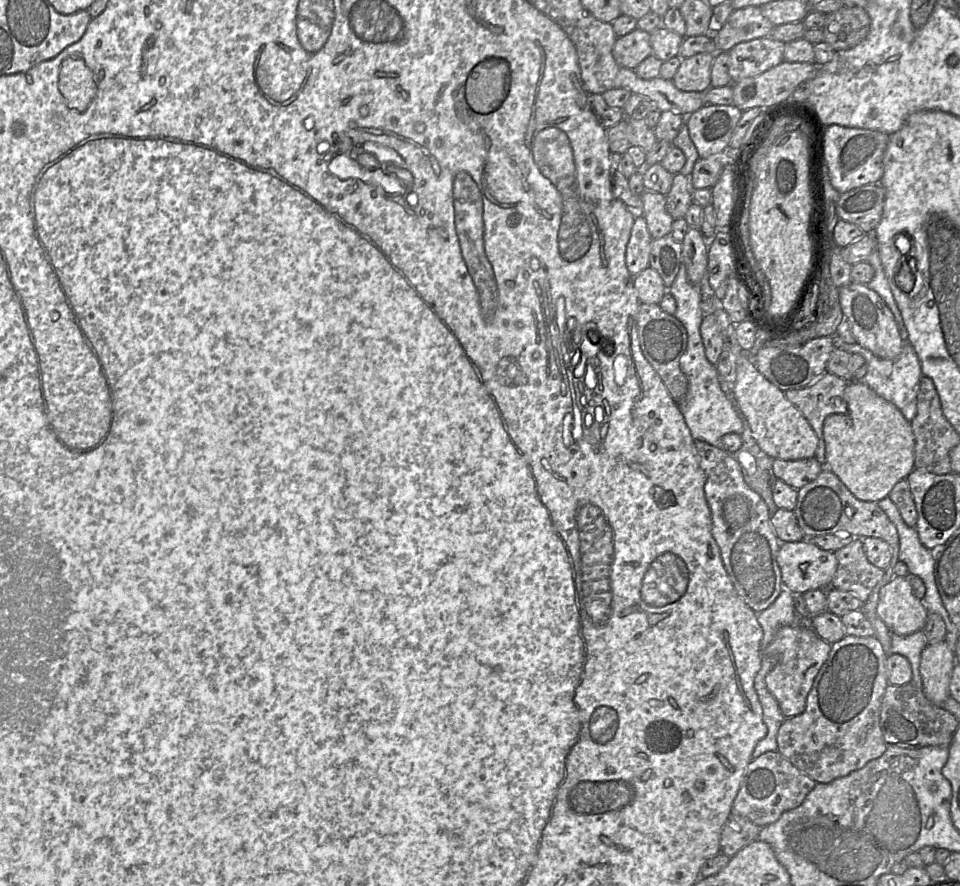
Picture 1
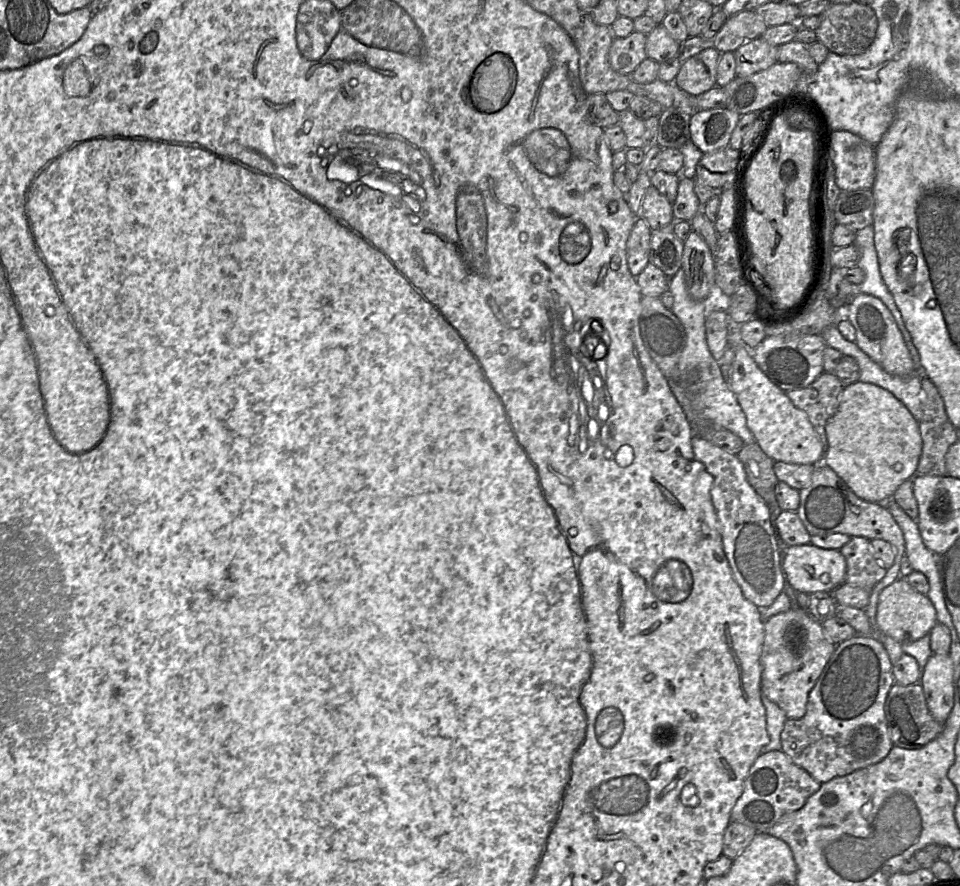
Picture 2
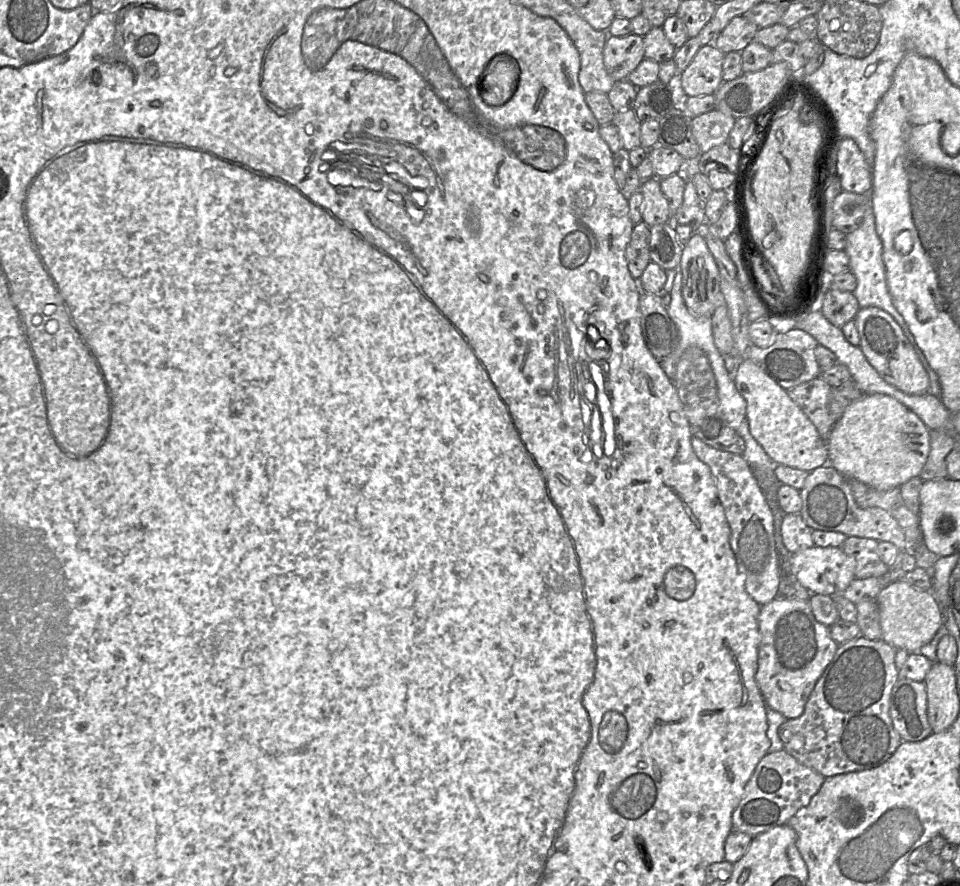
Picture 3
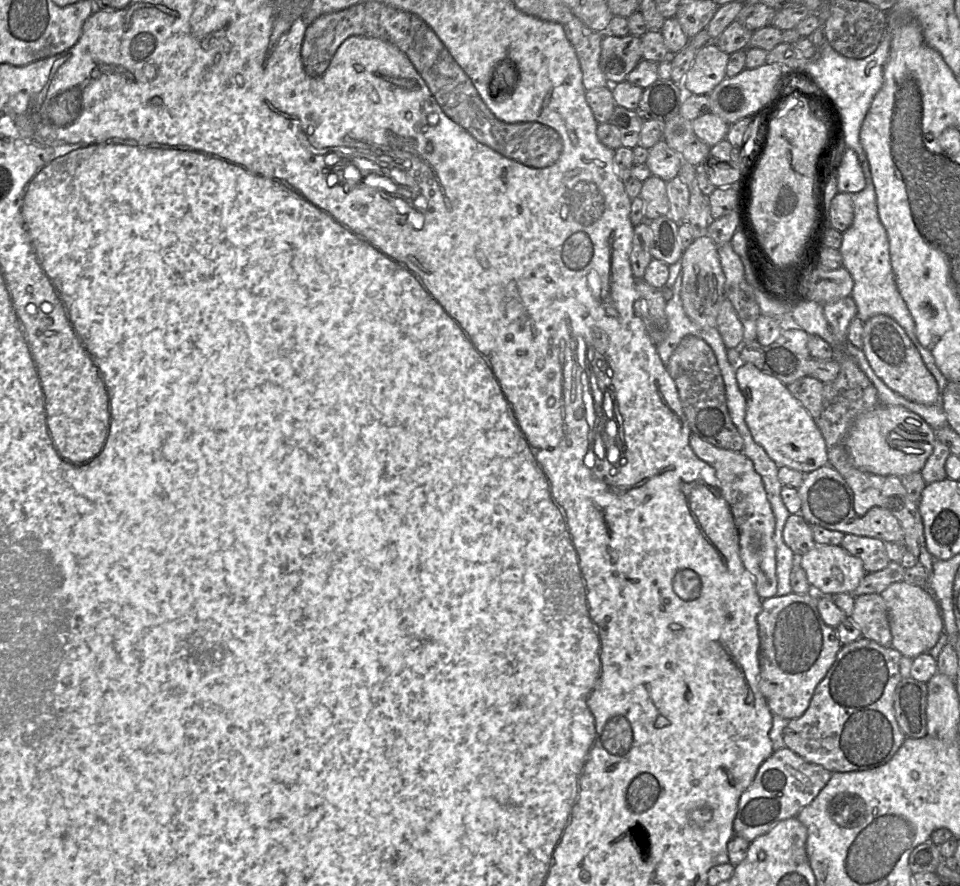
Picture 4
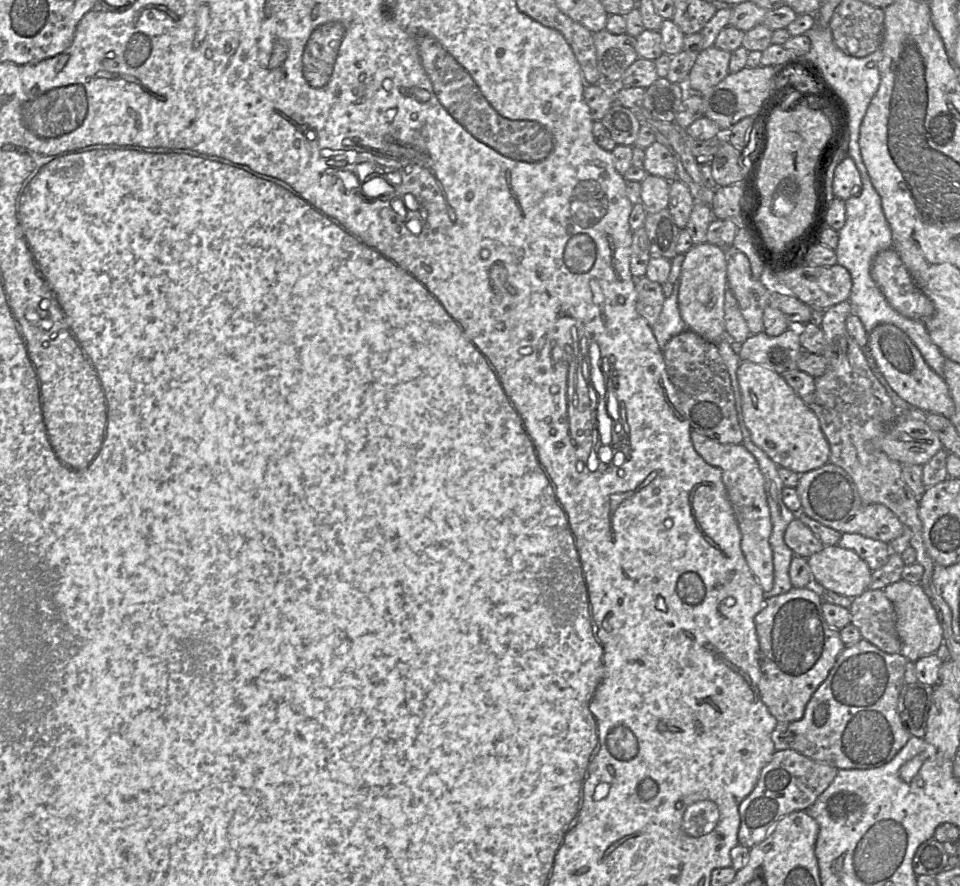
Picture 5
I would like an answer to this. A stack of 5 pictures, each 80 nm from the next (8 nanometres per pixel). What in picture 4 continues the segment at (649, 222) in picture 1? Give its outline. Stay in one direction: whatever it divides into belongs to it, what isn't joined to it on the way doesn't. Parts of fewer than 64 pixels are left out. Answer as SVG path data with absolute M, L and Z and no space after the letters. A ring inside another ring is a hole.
M653 175L642 182L639 197L644 201L644 221L652 221L668 215L669 200L666 185L667 182Z

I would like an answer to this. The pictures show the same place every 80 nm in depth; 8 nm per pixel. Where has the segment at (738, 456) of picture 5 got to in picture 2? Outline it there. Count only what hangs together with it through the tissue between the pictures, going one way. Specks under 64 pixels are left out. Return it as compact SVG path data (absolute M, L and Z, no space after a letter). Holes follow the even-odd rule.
M698 436L692 437L691 445L696 459L714 478L711 500L721 526L723 549L733 577L744 597L759 609L765 609L785 587L778 535L770 520L769 509L749 484L745 468L737 455Z

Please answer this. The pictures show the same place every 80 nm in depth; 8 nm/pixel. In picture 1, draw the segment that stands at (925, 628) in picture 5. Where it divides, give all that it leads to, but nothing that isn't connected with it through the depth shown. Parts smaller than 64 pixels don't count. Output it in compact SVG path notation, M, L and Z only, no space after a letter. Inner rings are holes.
M895 576L879 593L877 615L892 634L910 635L923 630L928 609L916 598L906 577Z

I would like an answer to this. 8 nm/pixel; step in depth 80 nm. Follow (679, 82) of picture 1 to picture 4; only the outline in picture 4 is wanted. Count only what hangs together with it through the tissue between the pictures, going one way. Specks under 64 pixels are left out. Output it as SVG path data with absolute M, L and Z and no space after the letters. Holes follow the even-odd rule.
M709 42L700 48L683 79L683 85L688 92L709 95L726 78L729 55L715 42Z

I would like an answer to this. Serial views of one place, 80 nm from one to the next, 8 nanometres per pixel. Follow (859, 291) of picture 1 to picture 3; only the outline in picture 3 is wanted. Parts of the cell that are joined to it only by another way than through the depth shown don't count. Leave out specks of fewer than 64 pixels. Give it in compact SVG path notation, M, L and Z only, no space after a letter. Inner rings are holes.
M873 306L860 308L854 320L859 333L861 350L886 382L907 394L928 393L929 376L902 328L889 313Z

